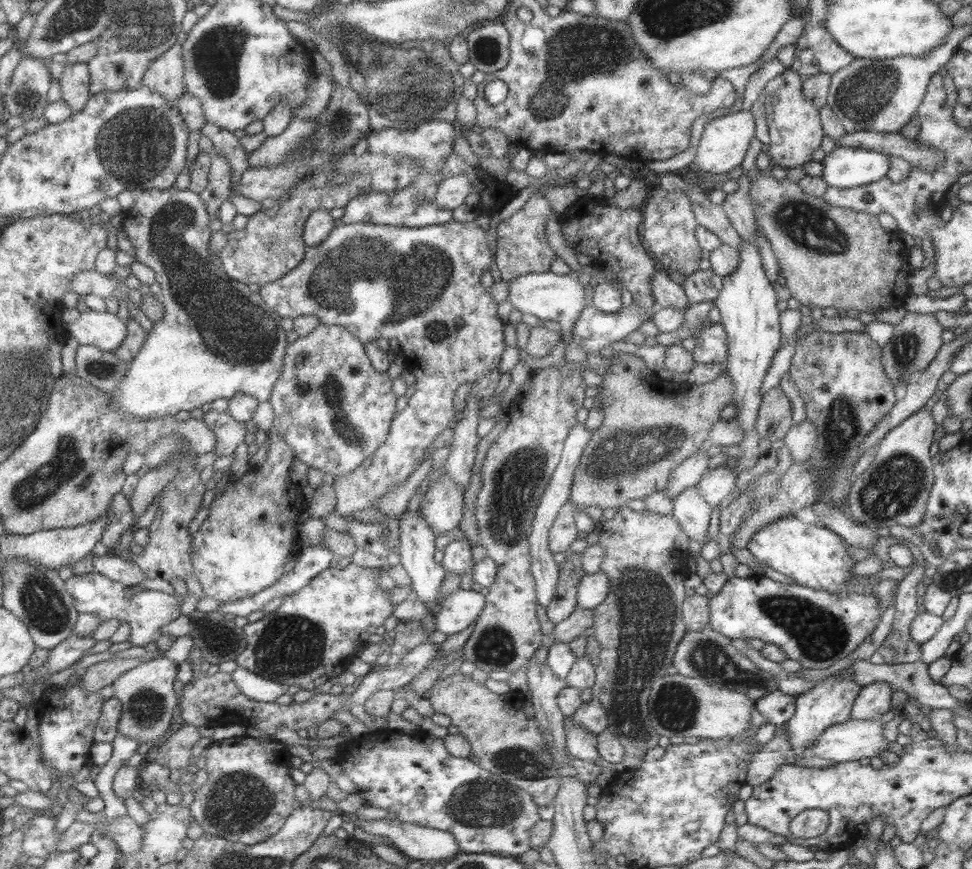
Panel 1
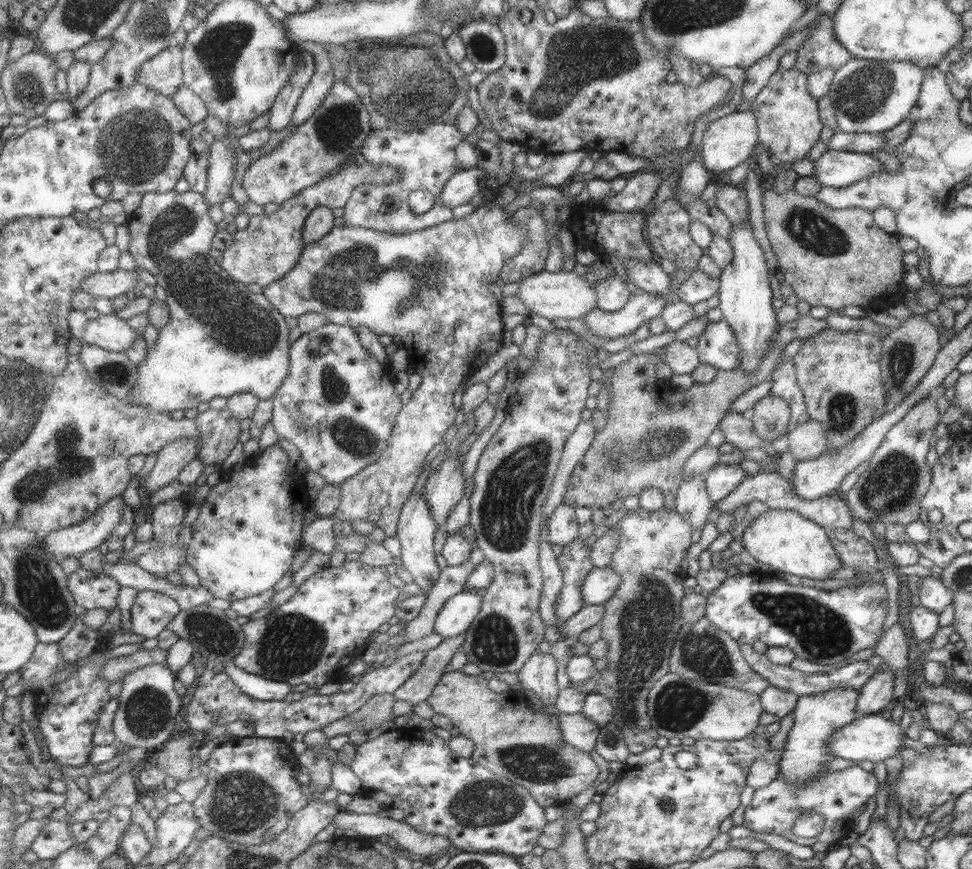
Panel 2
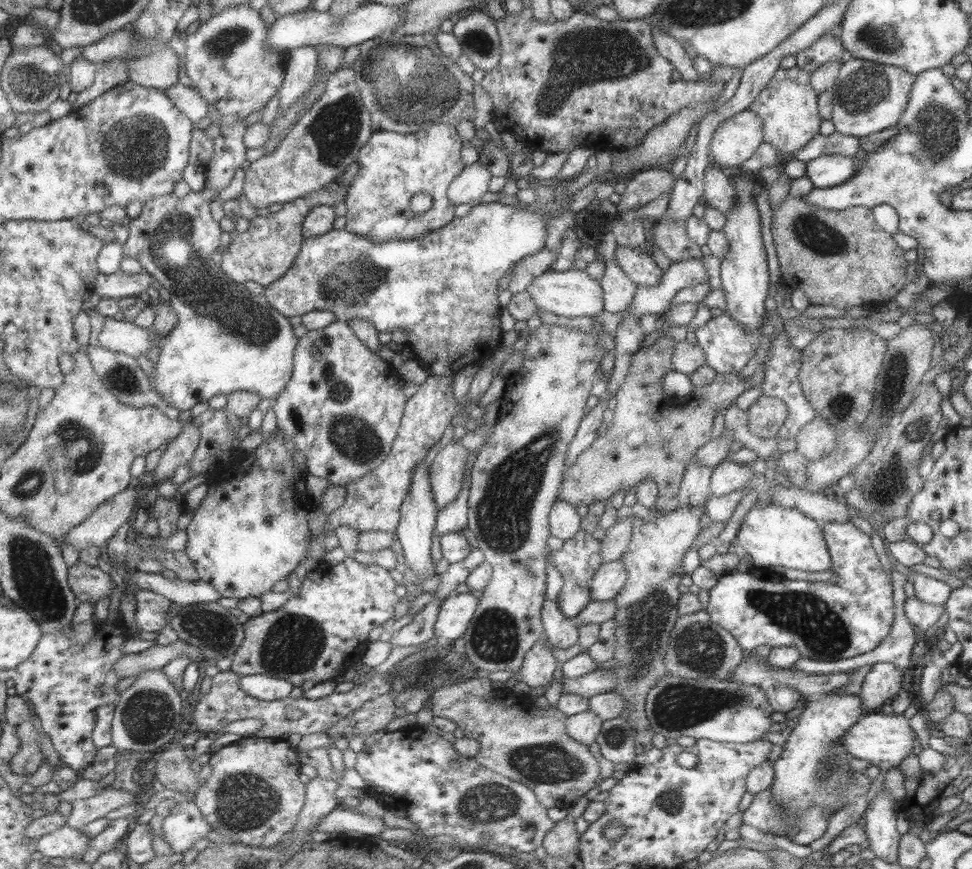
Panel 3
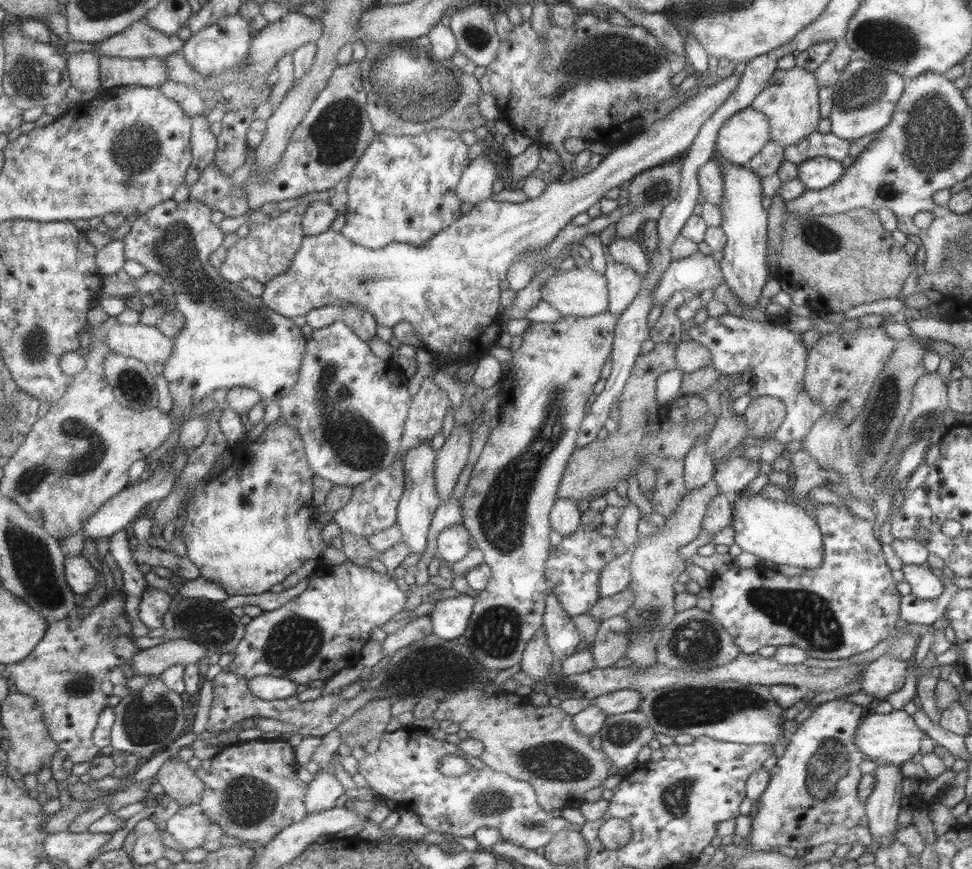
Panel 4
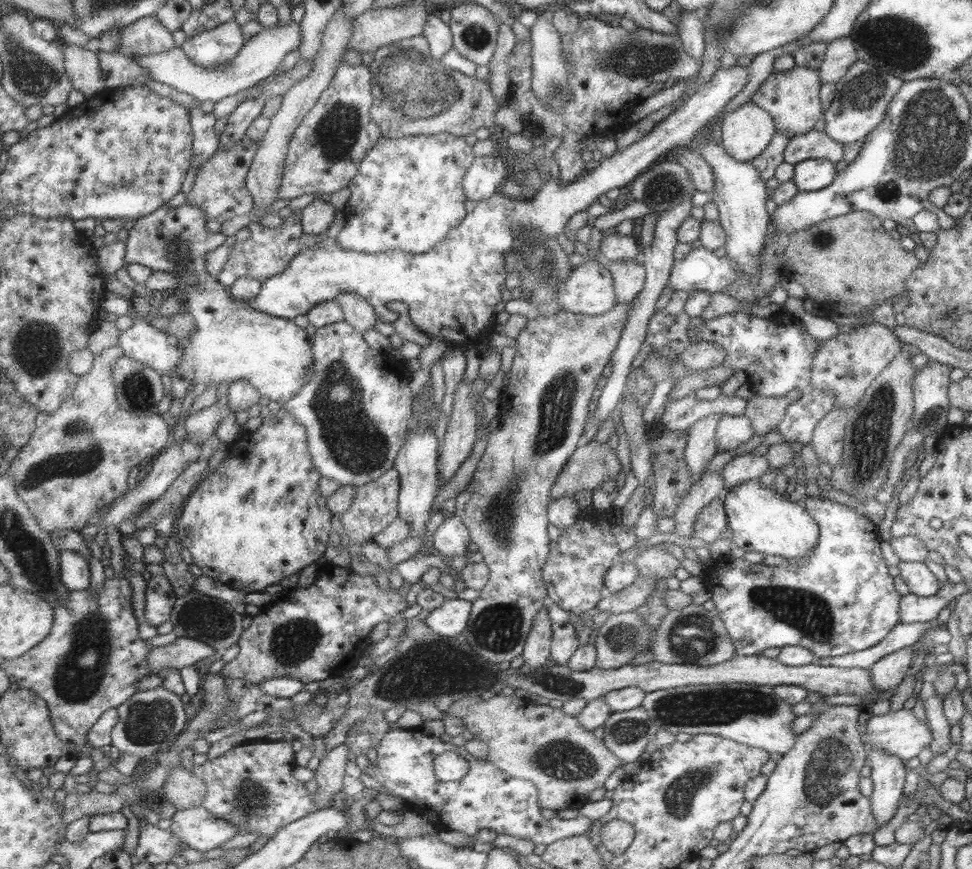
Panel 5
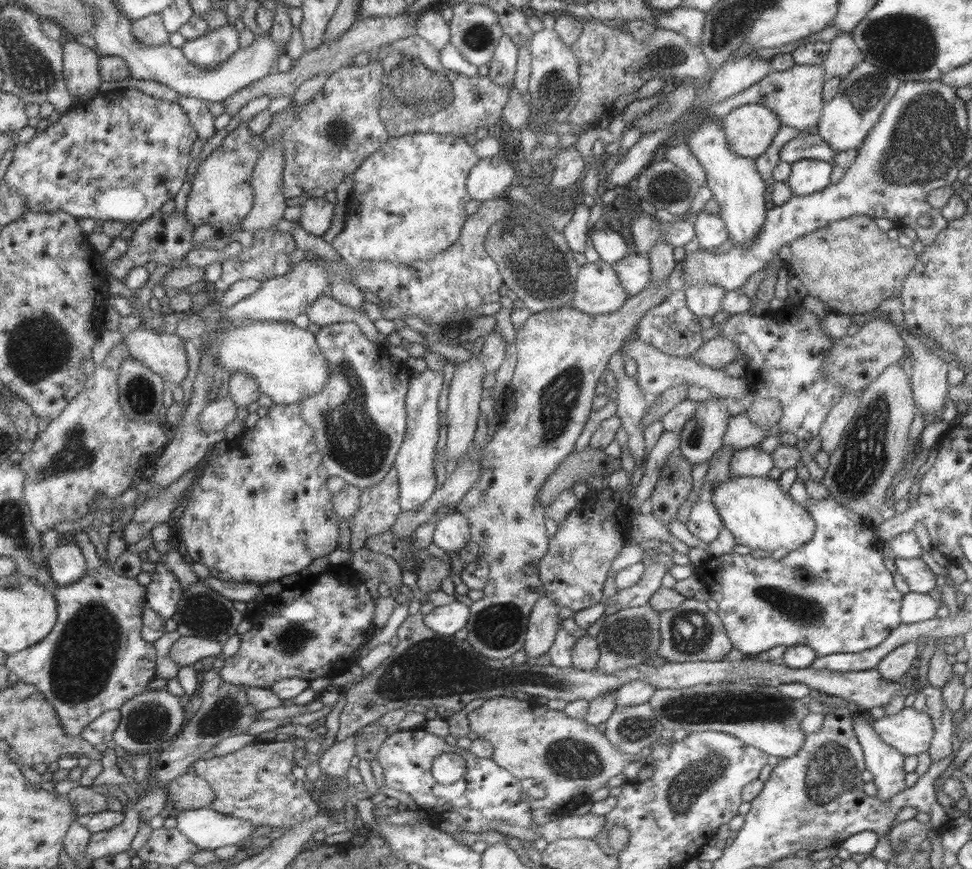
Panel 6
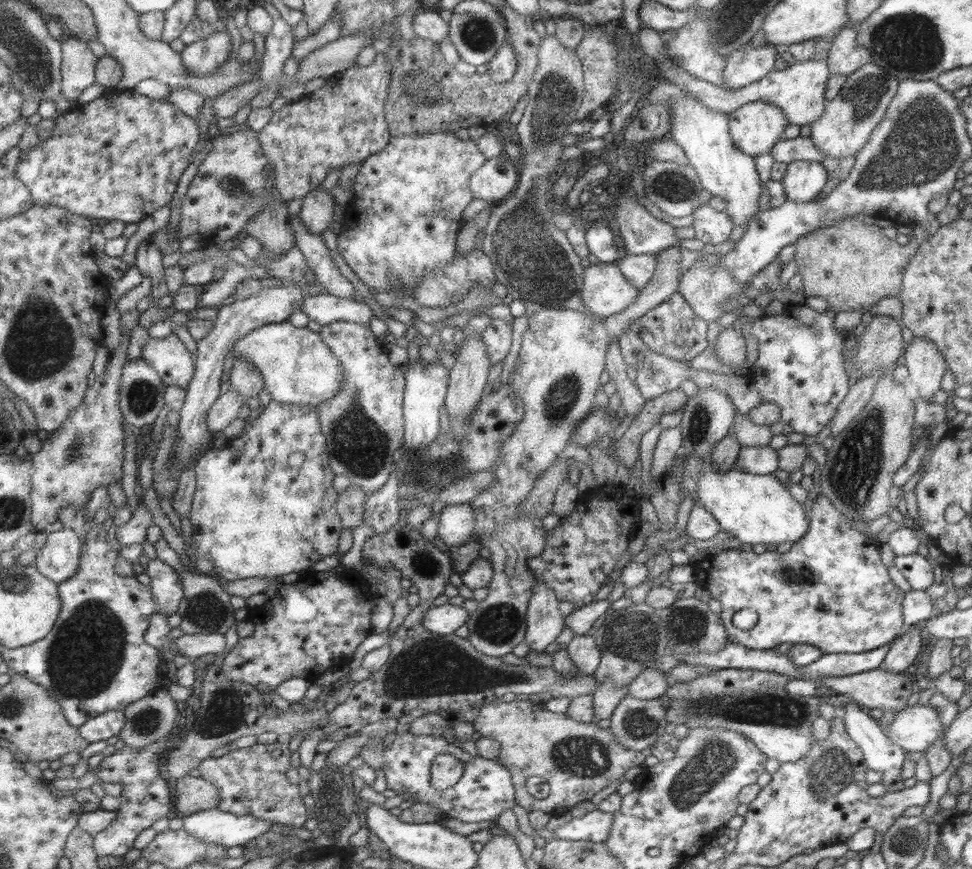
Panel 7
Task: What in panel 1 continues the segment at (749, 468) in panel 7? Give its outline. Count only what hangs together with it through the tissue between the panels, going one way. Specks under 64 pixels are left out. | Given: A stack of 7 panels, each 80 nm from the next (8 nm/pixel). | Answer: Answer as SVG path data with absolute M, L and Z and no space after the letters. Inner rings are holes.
M720 466L703 473L695 486L699 490L699 496L713 508L719 507L721 501L731 497L735 482L735 472L728 467Z

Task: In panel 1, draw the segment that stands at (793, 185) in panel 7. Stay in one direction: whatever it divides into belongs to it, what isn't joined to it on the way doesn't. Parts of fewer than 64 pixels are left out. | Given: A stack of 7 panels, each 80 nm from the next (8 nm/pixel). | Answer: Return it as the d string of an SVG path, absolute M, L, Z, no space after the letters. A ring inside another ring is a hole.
M835 146L820 160L821 178L828 187L853 188L885 177L889 161L885 154L866 148Z

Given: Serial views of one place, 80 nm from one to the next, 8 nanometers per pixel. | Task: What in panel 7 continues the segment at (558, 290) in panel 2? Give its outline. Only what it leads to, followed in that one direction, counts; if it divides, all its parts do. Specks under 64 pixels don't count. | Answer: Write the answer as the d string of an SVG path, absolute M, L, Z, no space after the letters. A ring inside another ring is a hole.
M597 261L584 268L581 300L589 312L600 317L623 312L638 293L617 266Z

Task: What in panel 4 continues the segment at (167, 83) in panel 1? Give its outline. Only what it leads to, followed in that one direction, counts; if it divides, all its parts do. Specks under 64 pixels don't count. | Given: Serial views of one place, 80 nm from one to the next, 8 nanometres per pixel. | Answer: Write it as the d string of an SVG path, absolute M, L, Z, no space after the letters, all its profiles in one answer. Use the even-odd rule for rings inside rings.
M101 55L100 67L102 82L107 90L126 85L160 88L165 82L171 81L171 71L163 56L128 59Z

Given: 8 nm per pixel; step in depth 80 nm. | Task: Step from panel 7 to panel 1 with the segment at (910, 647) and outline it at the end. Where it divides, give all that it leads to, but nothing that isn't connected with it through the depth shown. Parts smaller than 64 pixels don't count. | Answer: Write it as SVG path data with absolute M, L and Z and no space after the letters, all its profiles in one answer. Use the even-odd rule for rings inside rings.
M873 681L859 689L853 702L850 718L859 720L877 719L889 710L895 710L890 704L892 688L887 681Z

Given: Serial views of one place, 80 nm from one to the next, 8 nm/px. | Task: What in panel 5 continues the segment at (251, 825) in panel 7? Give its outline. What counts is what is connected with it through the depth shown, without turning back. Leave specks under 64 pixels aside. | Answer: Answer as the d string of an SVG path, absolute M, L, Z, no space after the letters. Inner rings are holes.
M204 806L177 810L171 819L171 830L189 847L201 852L213 850L240 834L236 824L213 814Z

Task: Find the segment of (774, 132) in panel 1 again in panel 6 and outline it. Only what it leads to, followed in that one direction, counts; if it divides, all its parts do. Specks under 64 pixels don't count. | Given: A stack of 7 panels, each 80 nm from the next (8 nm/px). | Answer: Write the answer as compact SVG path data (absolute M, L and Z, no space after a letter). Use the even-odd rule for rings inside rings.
M795 64L783 72L770 71L760 82L737 92L735 96L729 96L716 103L706 106L707 115L715 115L721 119L734 108L742 104L762 104L770 108L780 120L782 125L804 132L807 126L817 124L822 113L823 99L822 87L824 82L823 67L821 65Z

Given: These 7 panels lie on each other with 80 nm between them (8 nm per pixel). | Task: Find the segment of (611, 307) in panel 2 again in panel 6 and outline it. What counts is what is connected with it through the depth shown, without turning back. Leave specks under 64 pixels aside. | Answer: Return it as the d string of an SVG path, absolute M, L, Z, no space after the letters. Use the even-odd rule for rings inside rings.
M629 253L611 264L628 298L650 282L651 263L647 254Z

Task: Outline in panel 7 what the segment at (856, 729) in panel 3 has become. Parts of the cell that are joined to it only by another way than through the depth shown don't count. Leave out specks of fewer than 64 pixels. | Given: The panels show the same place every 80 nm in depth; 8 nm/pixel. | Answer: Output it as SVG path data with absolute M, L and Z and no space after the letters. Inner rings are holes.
M906 706L895 714L889 727L880 725L882 731L892 743L905 751L925 751L938 739L942 731L942 722L931 706Z

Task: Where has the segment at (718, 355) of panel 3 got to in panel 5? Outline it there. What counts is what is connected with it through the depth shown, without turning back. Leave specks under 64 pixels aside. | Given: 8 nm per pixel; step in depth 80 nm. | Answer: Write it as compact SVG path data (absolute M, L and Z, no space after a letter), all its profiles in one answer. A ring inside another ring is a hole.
M739 311L703 321L698 334L702 341L724 350L721 365L743 371L753 393L762 397L789 398L785 415L775 433L783 436L788 443L807 445L811 441L813 429L835 404L831 393L812 387L810 376L813 355L821 348L822 342L809 336L797 317L791 316L791 324L779 324L768 320L767 312L758 316Z

